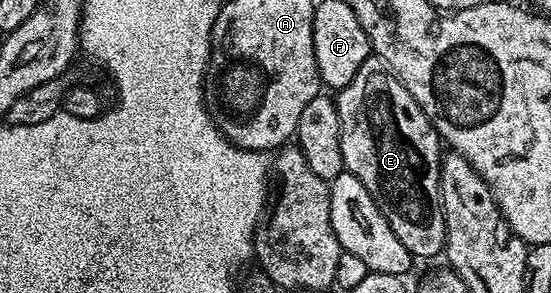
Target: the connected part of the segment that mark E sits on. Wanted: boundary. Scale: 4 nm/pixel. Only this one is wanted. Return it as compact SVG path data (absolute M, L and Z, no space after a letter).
M372 55L356 71L352 83L337 90L338 114L340 115L340 149L346 164L345 172L356 175L364 187L368 187L368 195L374 197L380 207L384 219L396 231L396 239L408 247L411 258L434 257L446 247L446 224L444 223L444 207L442 206L442 158L444 142L434 129L434 124L427 119L424 111L408 95L408 91L400 83L400 79L391 73L385 61Z

